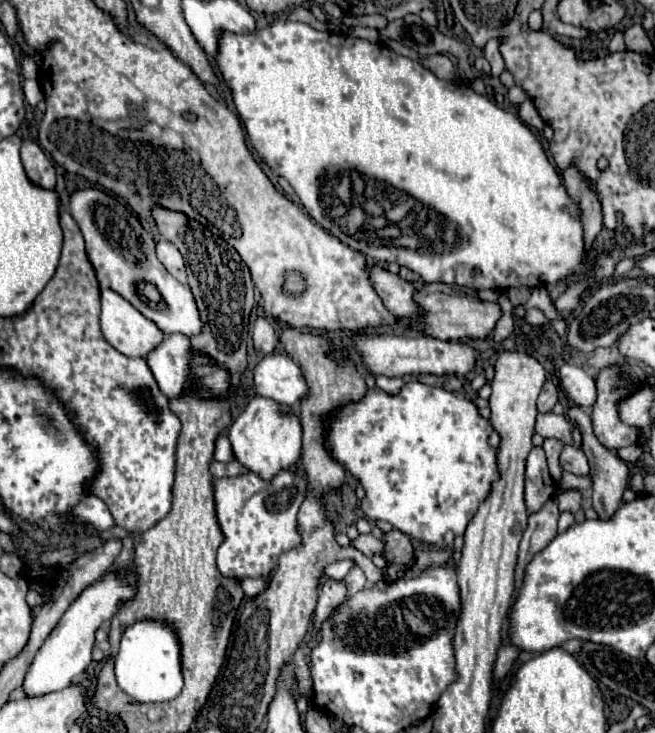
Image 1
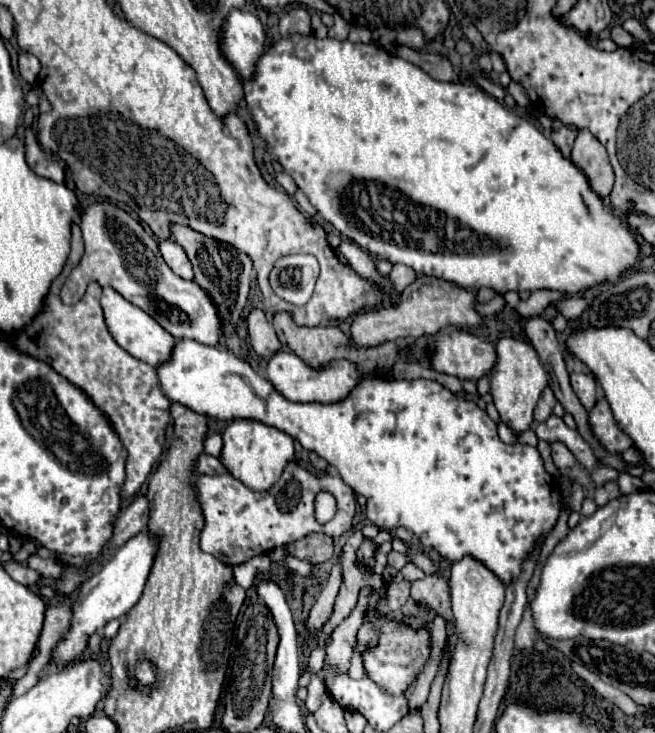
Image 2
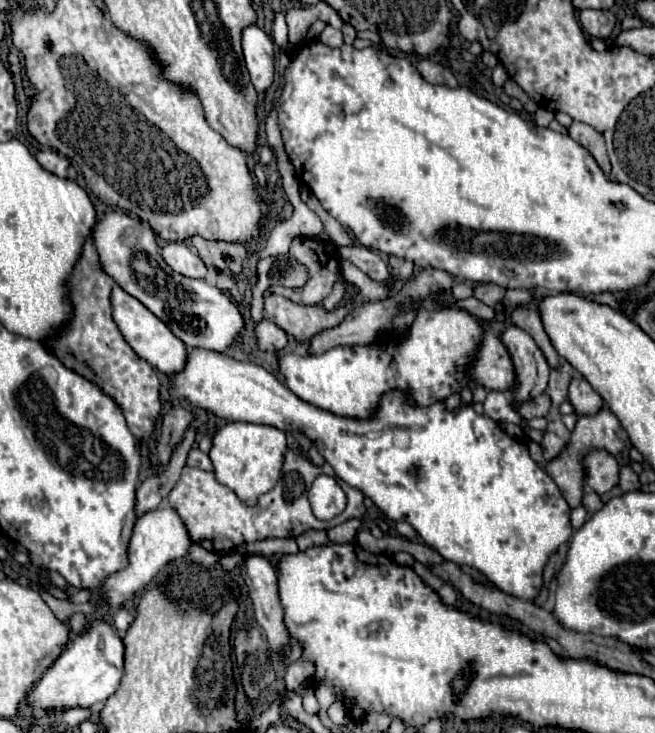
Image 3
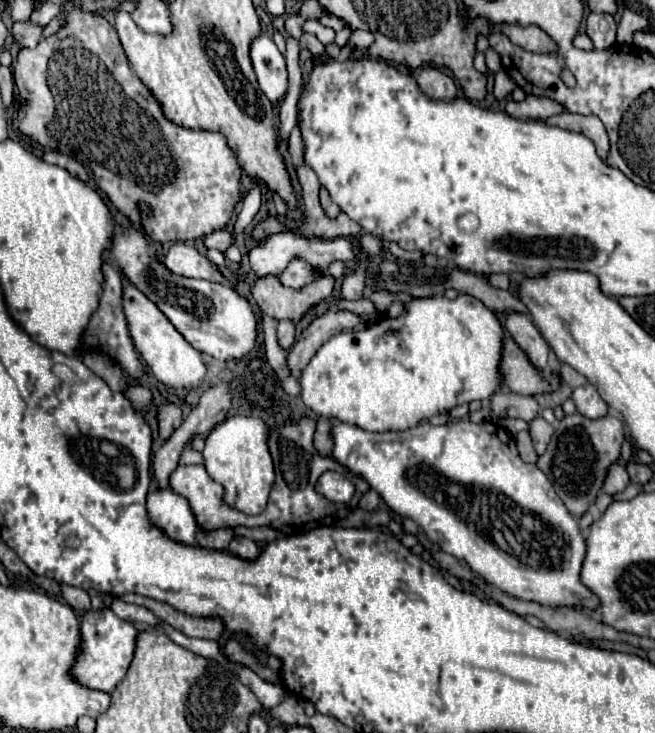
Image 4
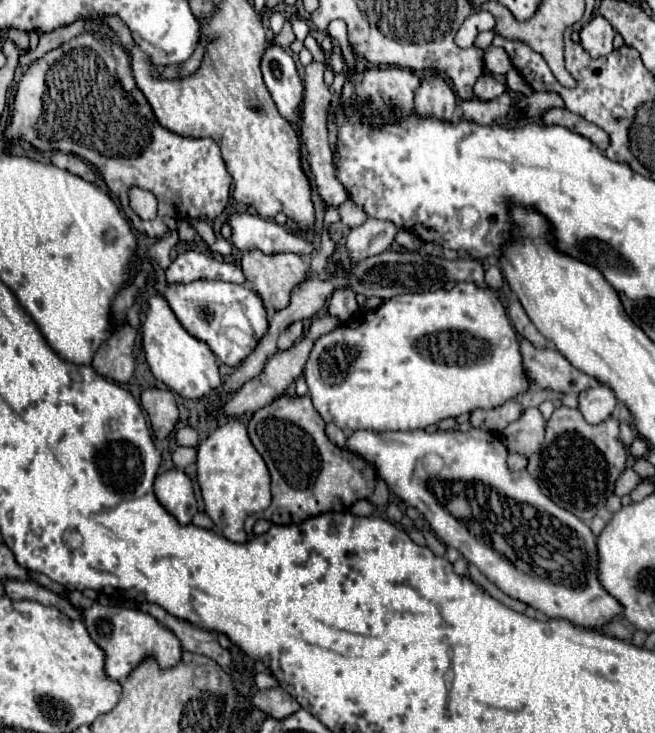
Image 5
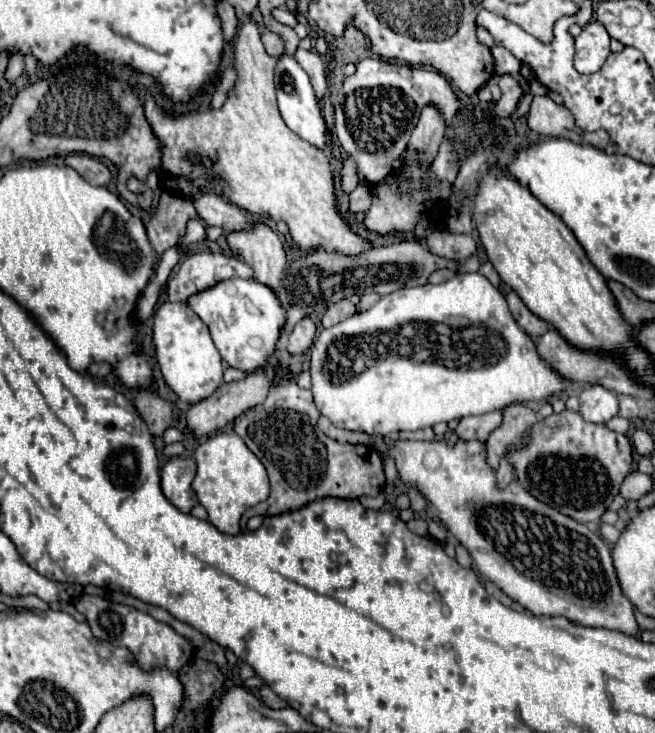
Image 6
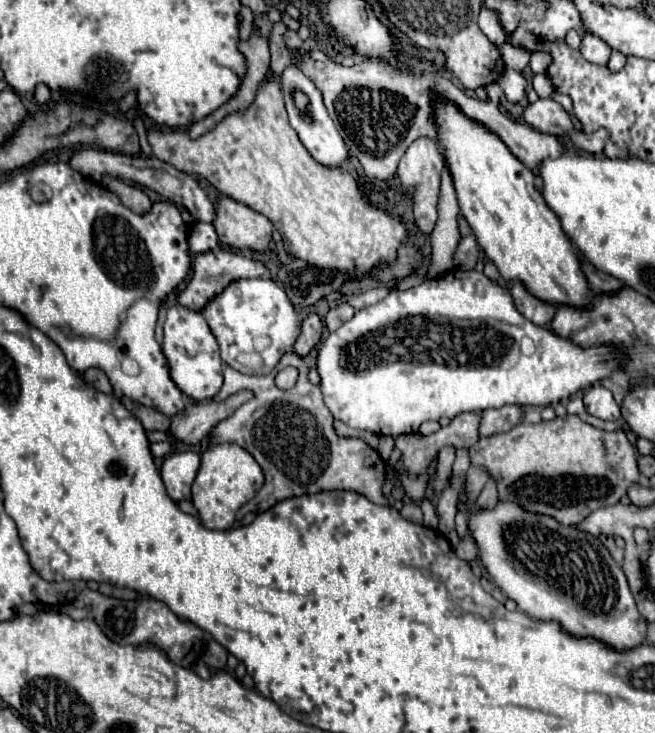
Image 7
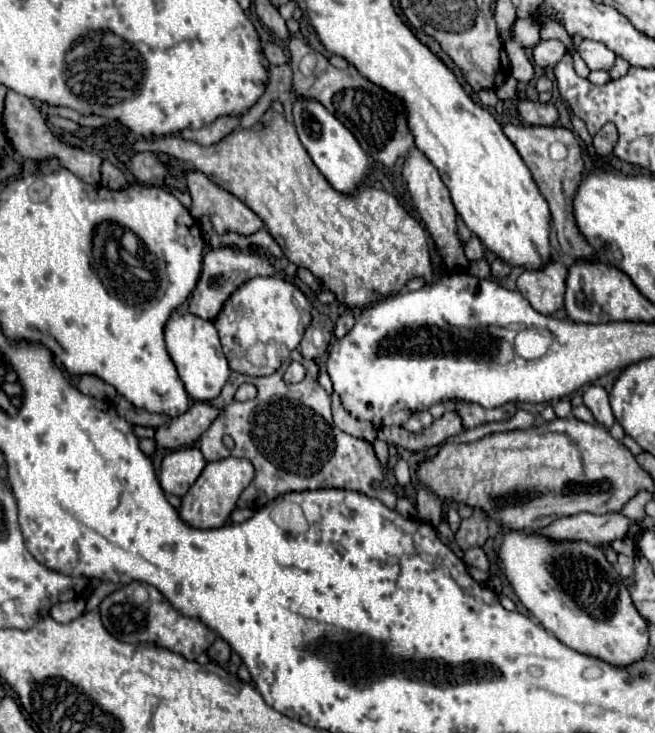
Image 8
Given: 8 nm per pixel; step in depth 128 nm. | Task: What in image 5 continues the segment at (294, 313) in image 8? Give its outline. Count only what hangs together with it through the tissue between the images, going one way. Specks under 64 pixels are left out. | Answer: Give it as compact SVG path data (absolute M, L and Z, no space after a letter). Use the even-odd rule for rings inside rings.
M196 280L178 286L156 282L154 286L168 300L182 326L196 338L204 340L210 350L228 366L240 366L254 352L262 336L268 332L268 308L264 306L264 300L258 296L258 292L246 286L216 280Z

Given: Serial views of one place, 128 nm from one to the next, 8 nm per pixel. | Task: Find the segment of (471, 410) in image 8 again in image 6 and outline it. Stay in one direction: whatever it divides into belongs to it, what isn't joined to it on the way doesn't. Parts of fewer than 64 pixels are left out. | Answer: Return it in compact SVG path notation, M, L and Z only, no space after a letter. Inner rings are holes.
M510 404L502 410L504 418L502 424L490 432L486 440L486 452L488 452L488 464L492 470L498 468L500 458L506 454L510 444L520 444L526 430L538 420L536 414L526 408L524 404Z

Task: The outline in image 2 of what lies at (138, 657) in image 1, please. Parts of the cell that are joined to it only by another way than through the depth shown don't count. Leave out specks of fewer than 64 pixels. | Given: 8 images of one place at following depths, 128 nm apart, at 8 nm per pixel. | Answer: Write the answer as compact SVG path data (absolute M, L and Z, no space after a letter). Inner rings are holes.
M140 662L136 666L136 680L140 686L152 686L156 684L156 678L154 678L154 670L148 662Z

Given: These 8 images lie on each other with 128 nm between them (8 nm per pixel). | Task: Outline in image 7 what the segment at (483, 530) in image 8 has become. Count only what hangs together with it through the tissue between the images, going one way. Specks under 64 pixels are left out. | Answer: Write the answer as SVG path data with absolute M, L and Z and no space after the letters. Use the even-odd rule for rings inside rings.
M488 480L484 490L480 492L478 500L476 500L476 508L480 510L490 510L498 504L498 496L496 496L496 482L494 480ZM470 530L466 532L464 538L460 538L460 542L458 542L458 546L454 548L454 552L456 552L462 560L466 560L466 562L478 556L478 546L476 546L476 540L472 538L472 532L470 532Z

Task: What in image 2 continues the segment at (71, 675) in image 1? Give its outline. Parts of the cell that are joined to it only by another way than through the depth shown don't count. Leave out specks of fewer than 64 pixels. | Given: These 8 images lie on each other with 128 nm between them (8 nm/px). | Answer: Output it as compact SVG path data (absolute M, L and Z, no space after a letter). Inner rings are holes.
M140 532L140 534L132 536L132 540L128 540L124 546L116 548L114 554L102 564L100 572L92 574L82 584L78 600L72 606L72 612L74 612L72 626L70 626L66 638L54 648L54 654L52 654L52 660L58 666L74 662L84 652L84 648L88 644L88 636L94 630L104 628L112 618L120 618L140 600L140 594L144 590L144 584L148 580L156 554L158 554L158 536L152 532Z

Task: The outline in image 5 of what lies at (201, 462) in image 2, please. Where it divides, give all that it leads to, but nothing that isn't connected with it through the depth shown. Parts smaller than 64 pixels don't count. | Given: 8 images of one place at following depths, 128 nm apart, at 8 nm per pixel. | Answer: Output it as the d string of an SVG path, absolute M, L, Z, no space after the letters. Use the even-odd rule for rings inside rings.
M178 446L172 452L172 462L176 468L186 468L196 460L196 450L194 448L186 448L186 446Z

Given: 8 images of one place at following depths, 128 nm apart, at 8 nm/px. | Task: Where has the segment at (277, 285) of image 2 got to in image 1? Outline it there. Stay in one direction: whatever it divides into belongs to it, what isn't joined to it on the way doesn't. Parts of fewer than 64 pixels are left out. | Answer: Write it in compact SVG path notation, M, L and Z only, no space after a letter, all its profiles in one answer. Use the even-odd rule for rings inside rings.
M286 272L286 280L284 280L284 294L286 296L300 296L306 290L306 280L300 272Z

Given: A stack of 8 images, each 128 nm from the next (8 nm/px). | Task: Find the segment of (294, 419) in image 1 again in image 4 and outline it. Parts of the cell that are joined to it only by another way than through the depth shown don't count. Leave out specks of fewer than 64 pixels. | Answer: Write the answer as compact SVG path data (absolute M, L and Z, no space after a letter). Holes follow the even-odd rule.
M230 416L220 422L206 438L204 466L212 480L224 486L224 504L244 512L260 514L268 504L268 494L274 482L274 464L266 444L268 424L254 416Z

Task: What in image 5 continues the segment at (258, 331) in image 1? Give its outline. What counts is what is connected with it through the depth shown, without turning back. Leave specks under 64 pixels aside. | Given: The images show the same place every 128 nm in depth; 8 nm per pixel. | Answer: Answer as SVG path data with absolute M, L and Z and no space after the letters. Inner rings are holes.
M296 322L296 324L292 324L292 326L284 332L284 336L280 336L278 348L280 348L280 350L288 350L288 348L290 348L292 344L296 344L302 336L304 336L304 324L302 324L302 322Z

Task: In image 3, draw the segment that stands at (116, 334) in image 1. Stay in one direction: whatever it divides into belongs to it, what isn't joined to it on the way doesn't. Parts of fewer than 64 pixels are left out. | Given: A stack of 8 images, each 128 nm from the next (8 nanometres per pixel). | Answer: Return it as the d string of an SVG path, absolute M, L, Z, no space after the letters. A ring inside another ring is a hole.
M116 286L112 290L112 316L114 316L116 324L118 324L124 340L150 366L158 368L166 376L174 376L174 374L178 374L178 372L184 370L186 360L188 360L188 348L186 348L186 344L180 338L176 338L170 332L170 328L160 318L156 318L140 300L136 300L134 296L130 296L120 286Z

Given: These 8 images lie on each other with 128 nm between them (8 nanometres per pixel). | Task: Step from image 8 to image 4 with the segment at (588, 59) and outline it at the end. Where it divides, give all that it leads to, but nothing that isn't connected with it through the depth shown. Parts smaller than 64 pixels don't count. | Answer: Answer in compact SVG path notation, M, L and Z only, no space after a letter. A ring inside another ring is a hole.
M588 14L586 34L596 50L608 50L616 42L616 22L610 14Z

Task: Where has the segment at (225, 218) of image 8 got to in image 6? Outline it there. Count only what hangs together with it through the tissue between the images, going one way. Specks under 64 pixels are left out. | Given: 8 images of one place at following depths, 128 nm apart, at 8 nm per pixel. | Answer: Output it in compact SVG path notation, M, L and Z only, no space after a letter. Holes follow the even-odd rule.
M256 220L248 228L232 230L226 234L226 242L234 254L240 254L254 268L258 282L278 290L286 268L286 254L278 234L266 222Z

